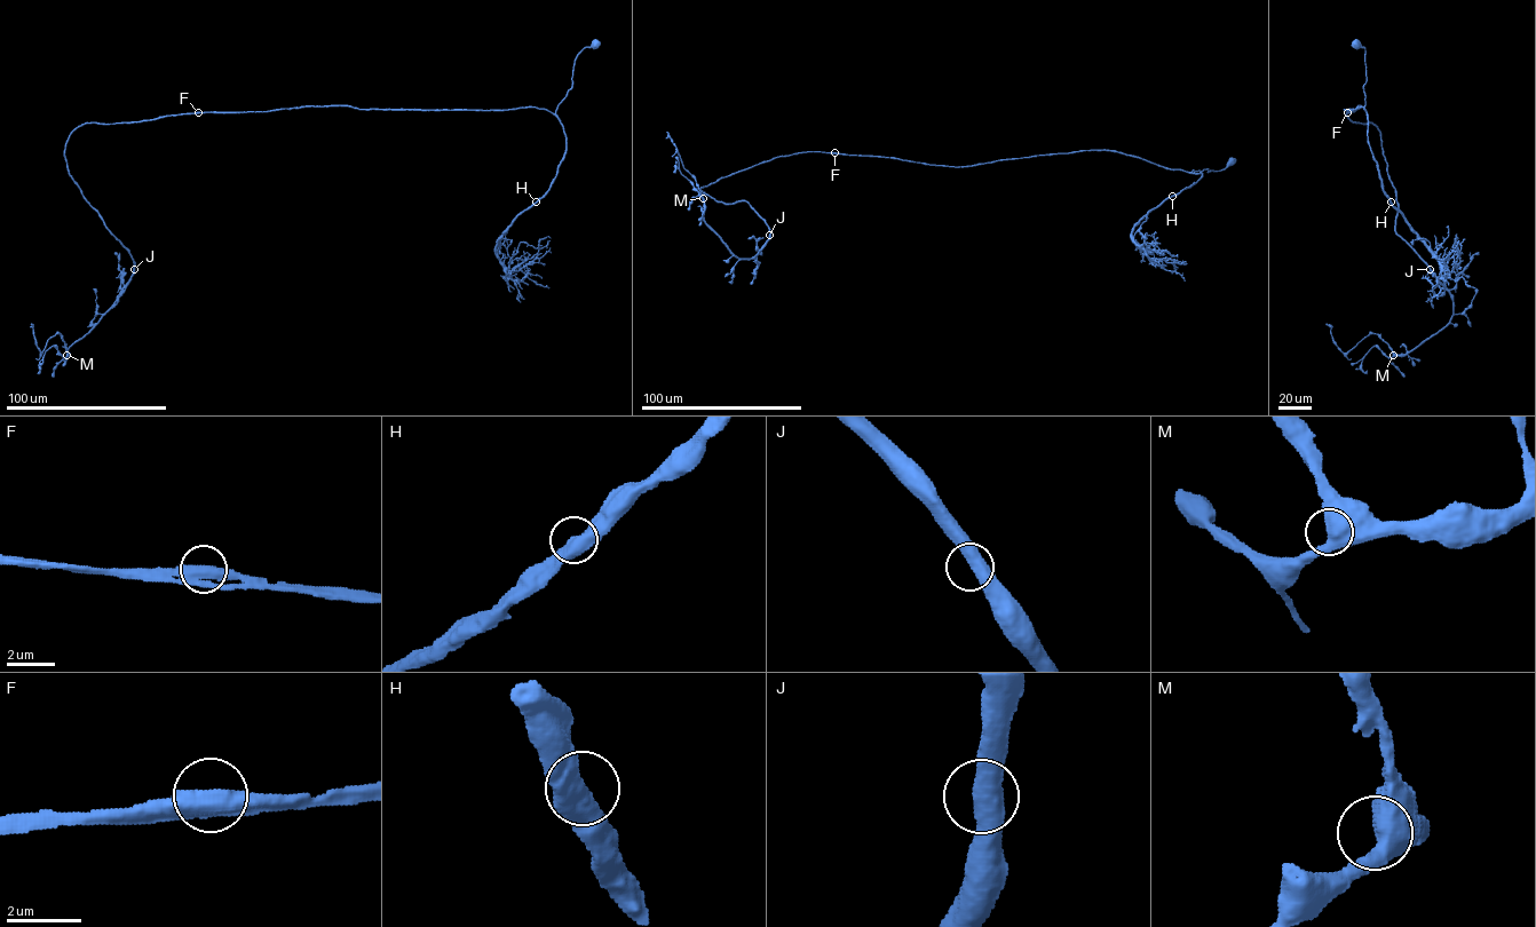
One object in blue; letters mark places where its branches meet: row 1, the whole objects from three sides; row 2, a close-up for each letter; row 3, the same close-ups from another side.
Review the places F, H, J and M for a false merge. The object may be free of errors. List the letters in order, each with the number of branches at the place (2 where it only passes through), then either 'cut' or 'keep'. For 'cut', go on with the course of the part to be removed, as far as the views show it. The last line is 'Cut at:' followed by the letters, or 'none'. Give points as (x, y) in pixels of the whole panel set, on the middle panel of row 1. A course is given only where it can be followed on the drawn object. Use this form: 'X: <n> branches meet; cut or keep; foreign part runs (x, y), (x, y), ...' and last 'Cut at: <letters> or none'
F: 2 branches meet; keep
H: 2 branches meet; keep
J: 2 branches meet; keep
M: 2 branches meet; keep
Cut at: none

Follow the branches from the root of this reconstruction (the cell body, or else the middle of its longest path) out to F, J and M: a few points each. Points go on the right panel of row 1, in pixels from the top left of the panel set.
F: (1356, 44), (1364, 48), (1367, 113), (1363, 108), (1344, 110), (1361, 105), (1346, 112)
J: (1356, 44), (1367, 113), (1344, 110), (1359, 105), (1346, 115), (1380, 133), (1395, 231), (1430, 269)
M: (1356, 44), (1367, 113), (1346, 115), (1378, 129), (1395, 231), (1453, 301), (1446, 326), (1393, 355)

